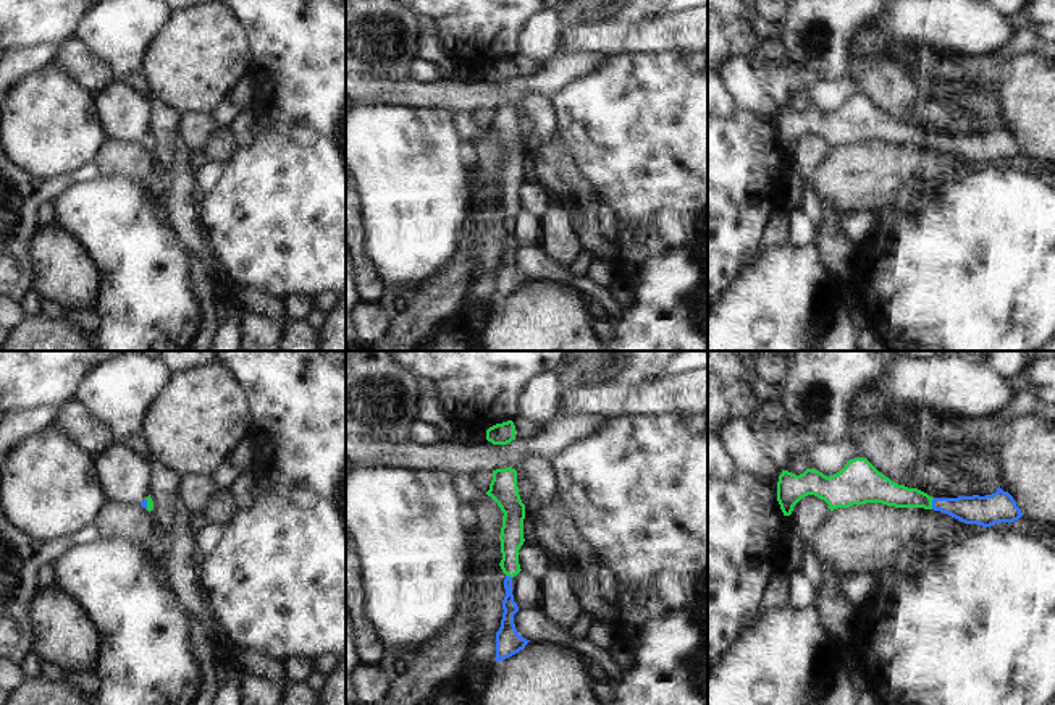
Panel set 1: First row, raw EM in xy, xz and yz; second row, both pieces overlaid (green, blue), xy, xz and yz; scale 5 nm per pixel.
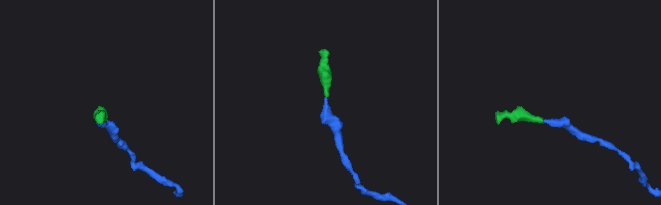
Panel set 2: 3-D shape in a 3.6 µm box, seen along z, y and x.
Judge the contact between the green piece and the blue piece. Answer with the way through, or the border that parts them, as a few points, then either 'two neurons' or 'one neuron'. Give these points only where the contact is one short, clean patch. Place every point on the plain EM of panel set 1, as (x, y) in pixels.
across yz (882, 128), (931, 141), (978, 147) | one neuron

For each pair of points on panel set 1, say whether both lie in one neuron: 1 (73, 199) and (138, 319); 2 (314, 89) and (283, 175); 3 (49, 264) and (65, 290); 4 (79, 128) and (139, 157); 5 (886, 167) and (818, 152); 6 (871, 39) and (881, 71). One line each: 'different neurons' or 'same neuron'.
1: same neuron
2: same neuron
3: same neuron
4: different neurons
5: different neurons
6: different neurons

